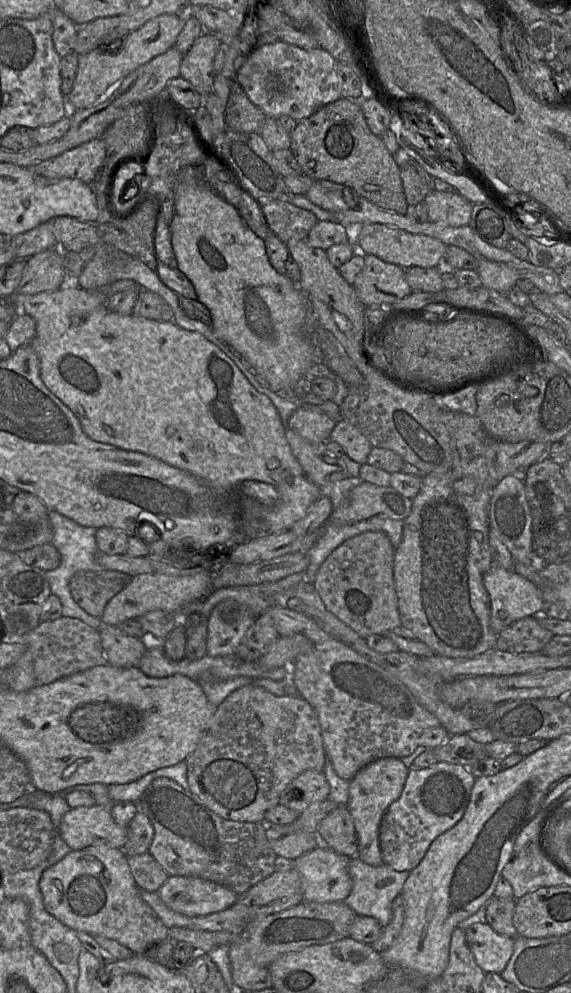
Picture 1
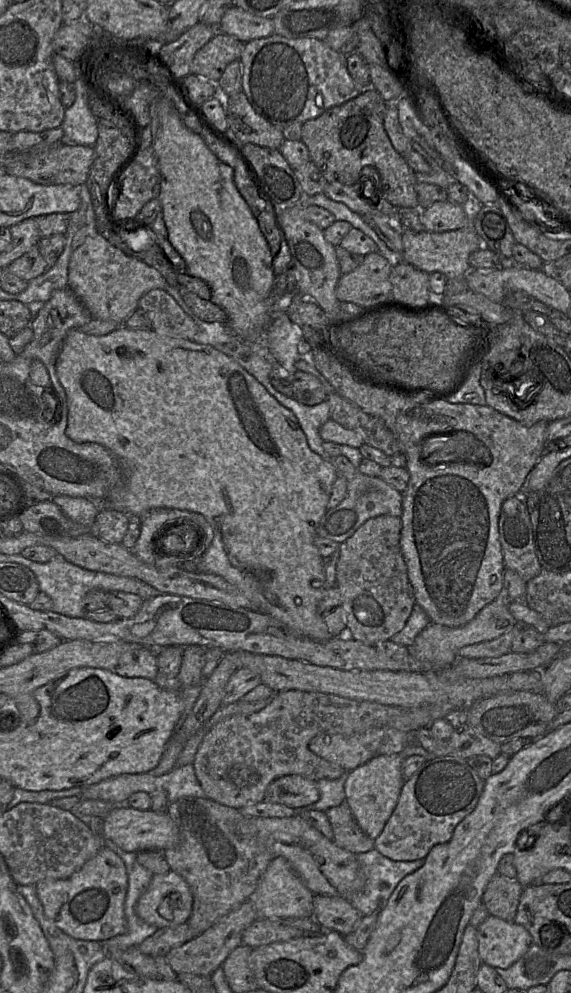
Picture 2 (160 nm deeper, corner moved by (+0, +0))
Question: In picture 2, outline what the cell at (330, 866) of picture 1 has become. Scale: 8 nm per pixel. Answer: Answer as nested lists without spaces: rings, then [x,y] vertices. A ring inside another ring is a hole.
[[[282,857],[273,858],[262,875],[250,900],[258,918],[288,919],[313,917],[315,894],[307,888],[294,872],[288,861]]]

